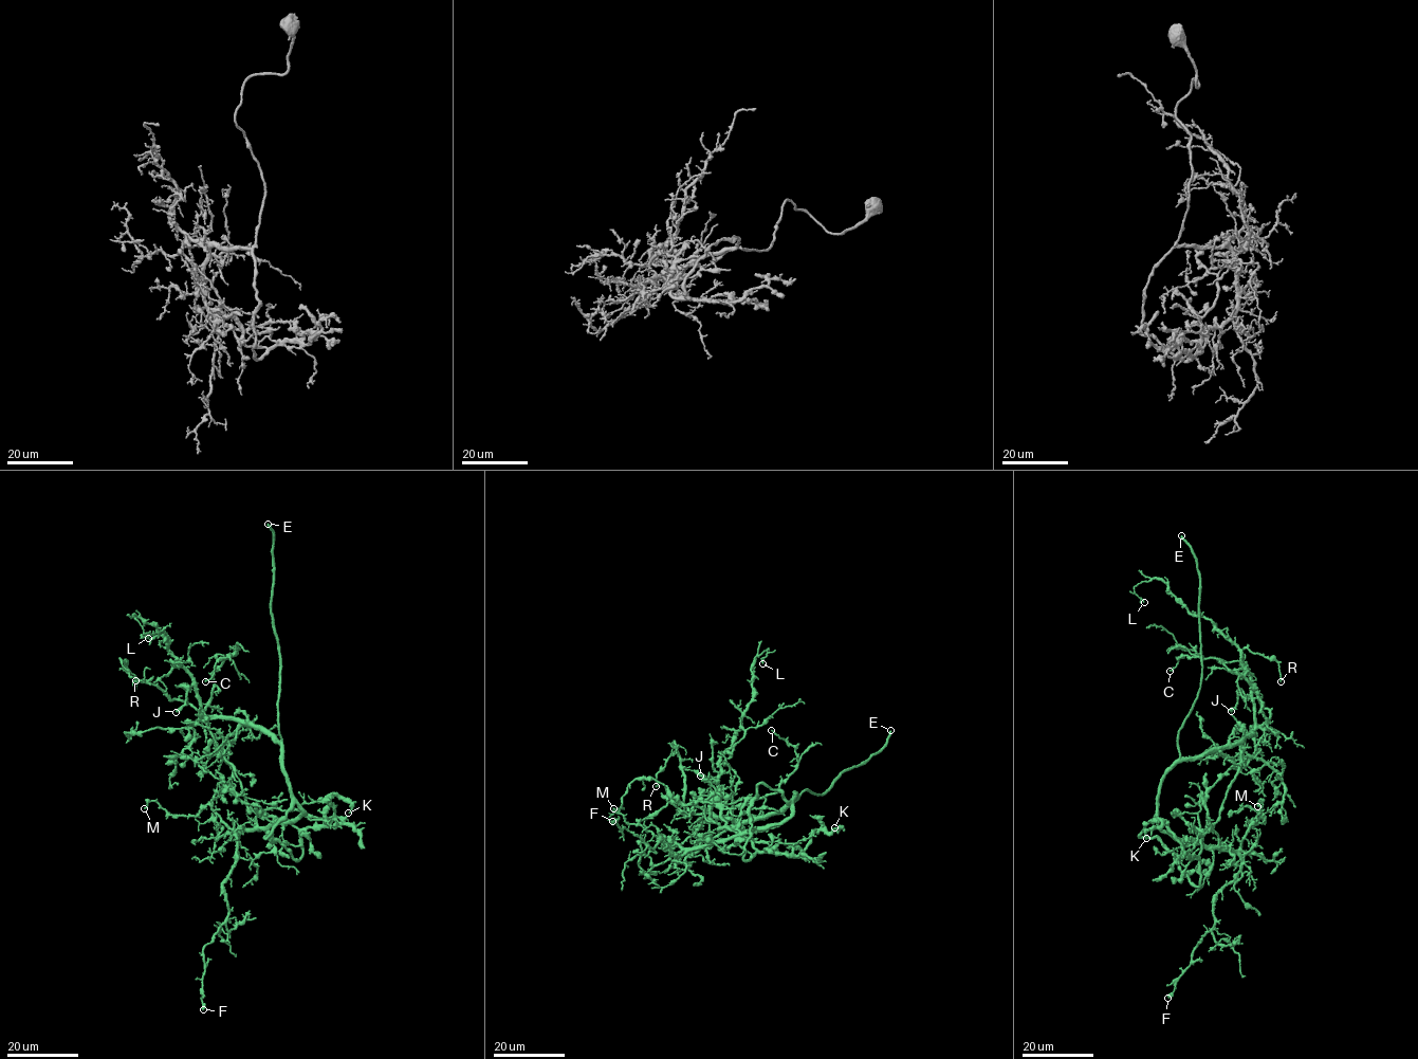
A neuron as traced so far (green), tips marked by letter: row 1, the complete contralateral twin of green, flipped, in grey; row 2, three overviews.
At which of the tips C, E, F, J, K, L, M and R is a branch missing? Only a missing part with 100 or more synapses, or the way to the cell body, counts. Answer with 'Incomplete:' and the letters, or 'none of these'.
Incomplete: E

